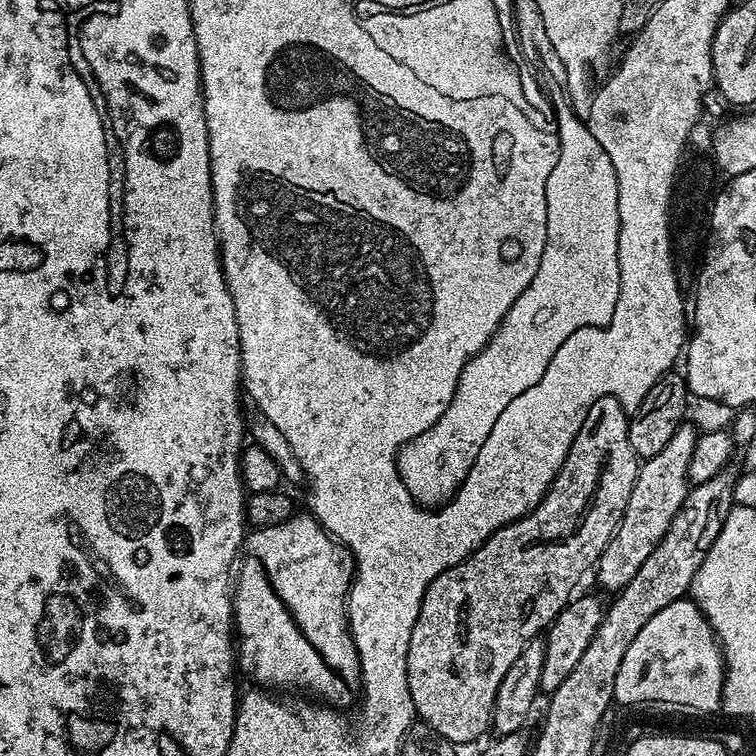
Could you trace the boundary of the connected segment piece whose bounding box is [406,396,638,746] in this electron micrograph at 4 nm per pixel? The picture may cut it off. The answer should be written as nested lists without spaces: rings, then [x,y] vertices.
[[[603,396],[598,398],[598,402],[594,402],[594,406],[590,406],[590,410],[586,414],[586,418],[582,422],[582,426],[578,430],[576,437],[578,442],[584,442],[584,448],[612,448],[612,456],[608,460],[606,466],[606,486],[602,486],[600,494],[608,494],[608,510],[600,508],[600,514],[576,514],[576,506],[580,508],[582,502],[574,502],[574,506],[570,508],[568,504],[568,490],[570,490],[570,480],[568,474],[564,476],[559,472],[555,482],[552,483],[547,494],[542,498],[542,502],[533,512],[527,512],[521,520],[510,522],[506,526],[502,526],[496,533],[485,542],[476,552],[471,552],[468,557],[460,564],[455,564],[453,568],[448,568],[442,574],[438,574],[438,578],[434,578],[434,582],[430,582],[430,586],[426,590],[426,594],[420,603],[420,613],[418,618],[412,624],[412,632],[406,637],[408,642],[408,657],[406,658],[406,678],[410,686],[410,698],[412,705],[416,708],[416,716],[423,723],[428,724],[435,732],[442,734],[442,738],[446,738],[452,744],[463,746],[471,740],[476,740],[483,734],[487,728],[493,723],[492,707],[498,695],[498,686],[502,683],[502,678],[506,678],[506,670],[510,670],[510,665],[514,663],[514,658],[518,658],[518,654],[522,651],[522,646],[526,646],[526,642],[530,642],[530,638],[541,635],[551,624],[552,620],[564,609],[565,604],[573,599],[574,591],[572,587],[579,582],[584,576],[584,571],[591,569],[596,561],[600,559],[602,550],[606,550],[606,546],[610,542],[610,538],[615,534],[616,528],[620,525],[622,514],[626,510],[626,502],[630,502],[630,490],[634,490],[634,482],[638,471],[638,458],[634,454],[634,450],[630,446],[630,438],[628,437],[629,413],[624,411],[623,404],[618,402],[618,398],[613,396]]]

